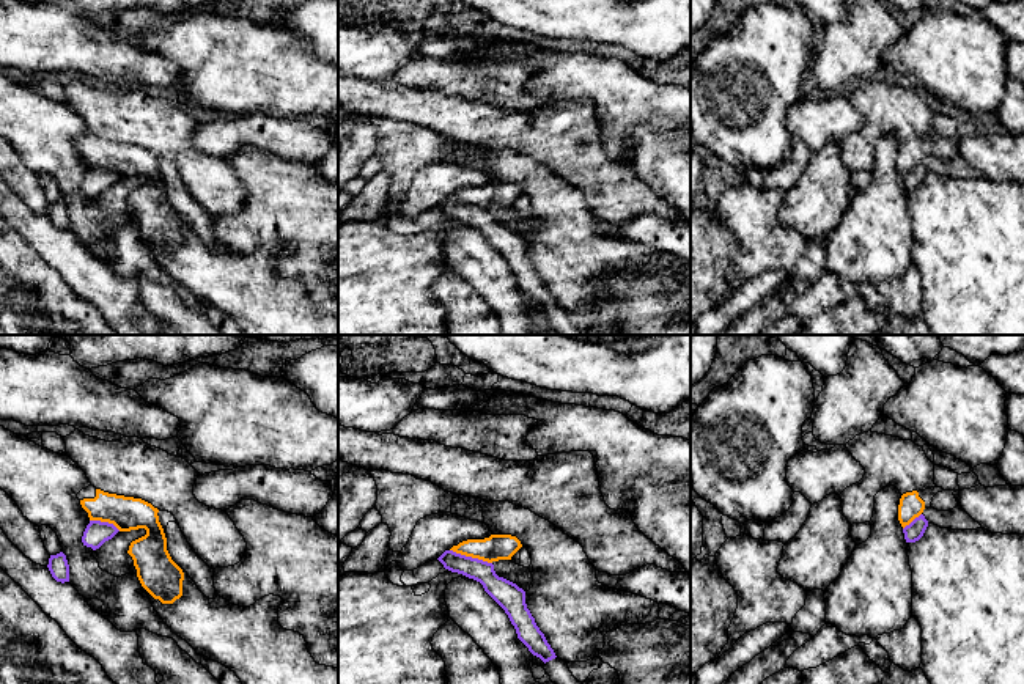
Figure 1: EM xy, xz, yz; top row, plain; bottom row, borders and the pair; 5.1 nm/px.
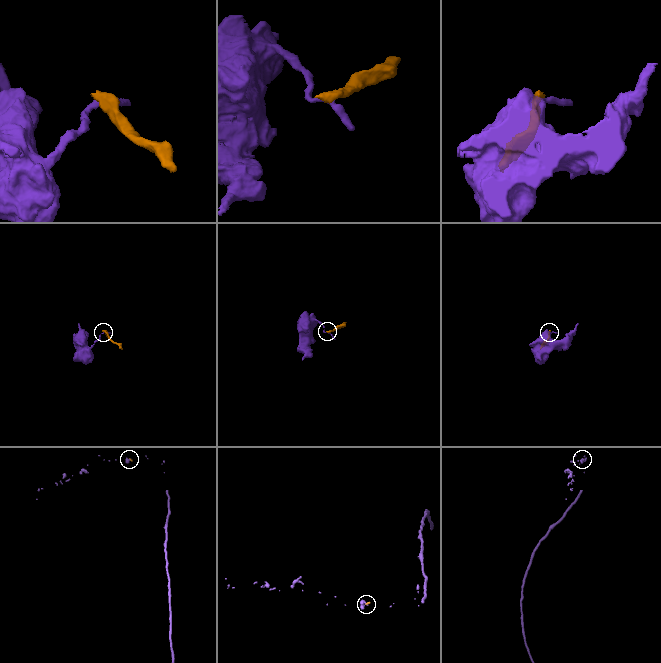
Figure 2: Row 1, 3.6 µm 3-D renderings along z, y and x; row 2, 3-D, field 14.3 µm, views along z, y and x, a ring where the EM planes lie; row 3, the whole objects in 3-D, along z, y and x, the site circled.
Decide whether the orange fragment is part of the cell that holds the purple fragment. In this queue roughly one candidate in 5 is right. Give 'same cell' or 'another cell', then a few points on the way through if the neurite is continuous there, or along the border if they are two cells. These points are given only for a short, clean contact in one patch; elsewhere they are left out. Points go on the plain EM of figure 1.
another cell; border along xz (450, 197), (491, 211)

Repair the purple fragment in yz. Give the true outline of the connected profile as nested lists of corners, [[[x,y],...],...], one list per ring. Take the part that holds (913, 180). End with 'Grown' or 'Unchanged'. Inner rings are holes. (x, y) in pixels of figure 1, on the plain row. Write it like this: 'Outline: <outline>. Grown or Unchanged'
Outline: [[[923,162],[915,165],[909,173],[903,176],[906,190],[919,189],[923,184],[926,175],[928,175],[928,168],[925,167]]]. Unchanged

